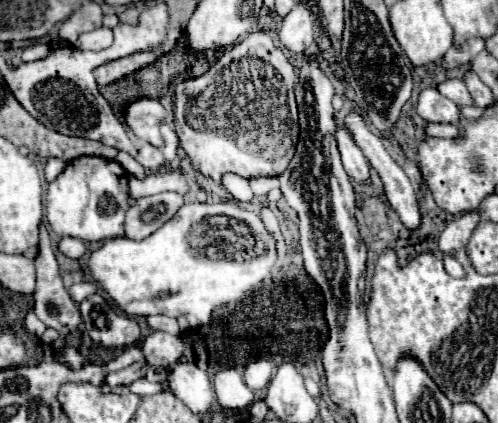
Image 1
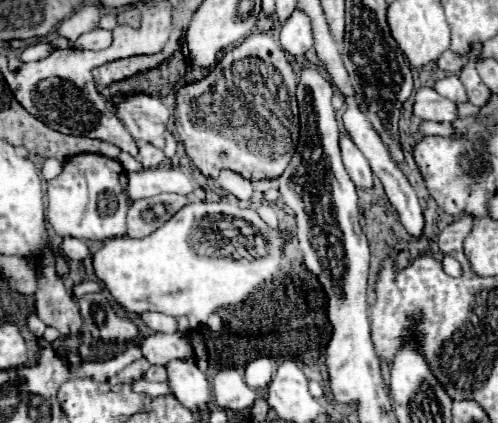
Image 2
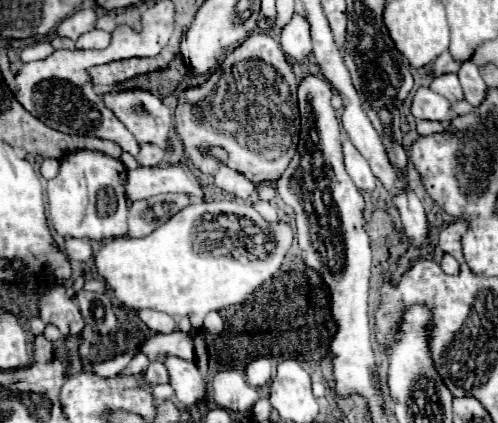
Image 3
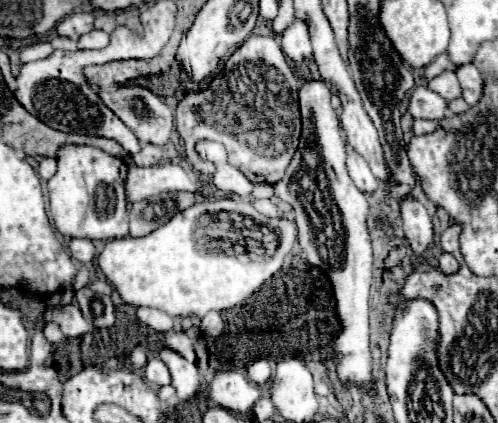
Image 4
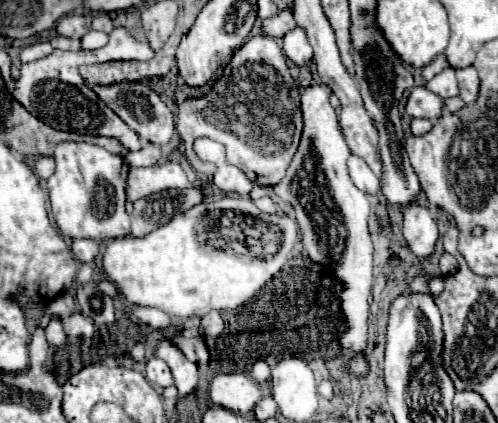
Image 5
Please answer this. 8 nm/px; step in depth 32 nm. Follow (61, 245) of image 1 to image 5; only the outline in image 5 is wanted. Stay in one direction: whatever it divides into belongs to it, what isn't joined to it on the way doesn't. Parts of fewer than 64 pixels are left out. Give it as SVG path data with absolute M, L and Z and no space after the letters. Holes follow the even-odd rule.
M72 240L70 250L74 258L78 258L84 264L90 264L98 256L98 244L94 240Z

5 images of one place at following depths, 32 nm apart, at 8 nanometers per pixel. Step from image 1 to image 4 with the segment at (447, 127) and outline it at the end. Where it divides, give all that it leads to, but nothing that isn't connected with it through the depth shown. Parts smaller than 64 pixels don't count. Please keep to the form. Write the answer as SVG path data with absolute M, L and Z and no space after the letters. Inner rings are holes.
M414 120L414 132L416 132L416 136L430 134L436 128L440 128L440 124L436 120Z

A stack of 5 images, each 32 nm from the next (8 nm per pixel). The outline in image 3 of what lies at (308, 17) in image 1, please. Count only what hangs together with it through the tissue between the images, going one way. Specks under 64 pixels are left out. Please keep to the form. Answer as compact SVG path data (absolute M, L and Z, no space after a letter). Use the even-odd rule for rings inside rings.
M294 14L292 20L282 28L280 34L282 50L292 56L296 62L304 60L312 50L312 36L310 36L310 24L304 16Z

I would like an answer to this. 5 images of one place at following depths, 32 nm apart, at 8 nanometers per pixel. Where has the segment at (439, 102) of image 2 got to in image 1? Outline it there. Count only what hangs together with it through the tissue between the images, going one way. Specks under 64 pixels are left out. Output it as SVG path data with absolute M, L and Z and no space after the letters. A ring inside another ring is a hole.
M426 88L420 92L416 112L426 122L440 122L440 124L458 124L462 118L460 106L442 96L436 88Z

